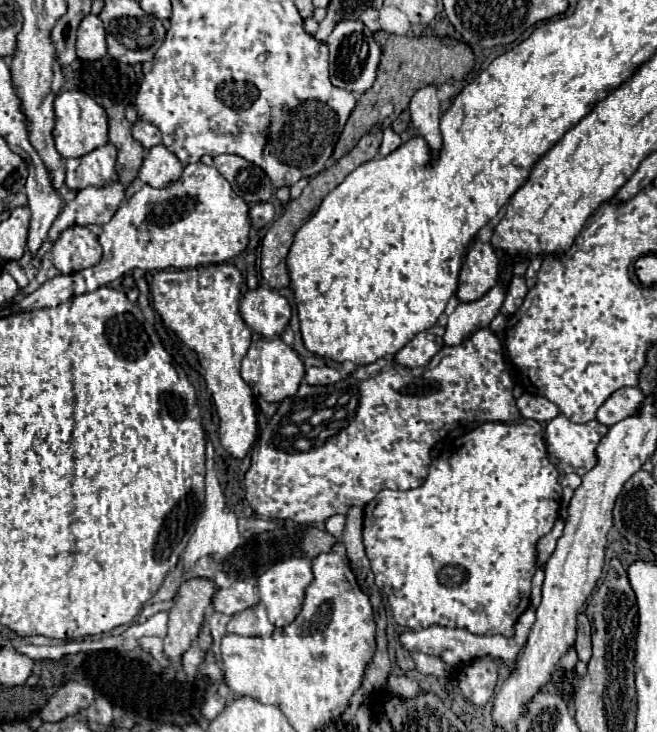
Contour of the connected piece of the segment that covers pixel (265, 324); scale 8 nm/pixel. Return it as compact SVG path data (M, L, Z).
M268 286L248 290L240 302L240 314L248 328L264 338L282 336L290 322L290 304Z

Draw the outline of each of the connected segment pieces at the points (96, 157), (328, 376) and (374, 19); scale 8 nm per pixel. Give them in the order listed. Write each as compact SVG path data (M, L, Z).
M106 144L94 152L66 160L66 186L74 192L86 186L106 186L114 180L116 148Z
M308 368L306 370L306 382L312 386L326 386L326 384L336 384L338 380L342 380L340 372L334 368Z
M368 8L366 12L362 12L360 20L362 20L372 32L378 32L378 30L380 30L380 24L378 24L378 10L376 10L376 8Z

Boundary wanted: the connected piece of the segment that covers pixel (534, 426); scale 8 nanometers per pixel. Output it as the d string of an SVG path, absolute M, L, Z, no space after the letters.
M524 420L522 424L504 424L504 422L472 422L468 424L472 432L460 436L448 450L444 450L430 466L428 478L420 488L414 490L380 490L378 496L366 504L364 508L364 546L366 556L372 564L372 572L376 576L376 584L388 596L388 604L392 608L394 620L404 628L428 628L432 624L440 624L446 628L464 628L472 634L502 634L512 636L514 624L518 616L530 606L530 584L536 572L536 542L540 536L548 534L558 518L562 486L558 482L558 470L550 464L546 446L542 442L542 426L536 420Z

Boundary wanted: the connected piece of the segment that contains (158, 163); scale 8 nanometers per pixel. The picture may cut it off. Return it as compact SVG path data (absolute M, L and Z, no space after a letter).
M162 144L150 148L148 156L144 158L144 164L138 172L138 178L144 184L150 184L152 188L166 188L174 180L180 178L184 166L182 162Z

